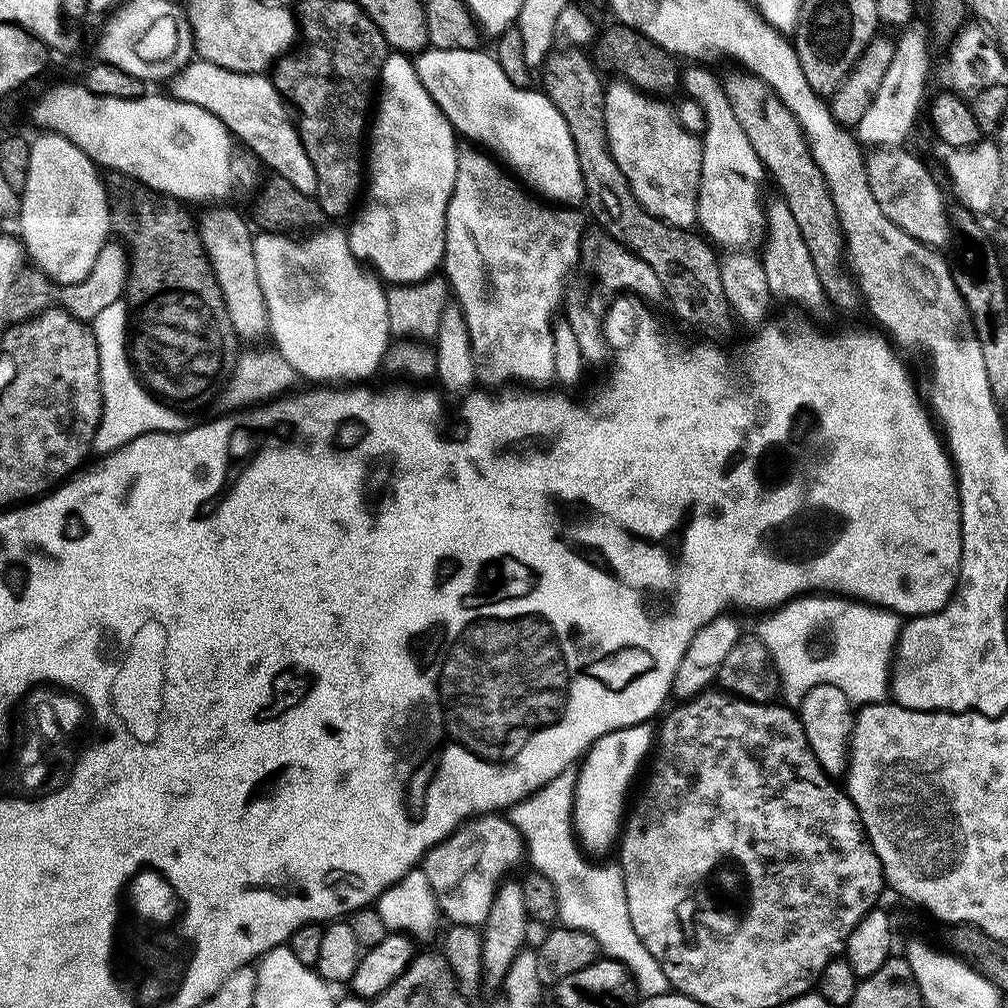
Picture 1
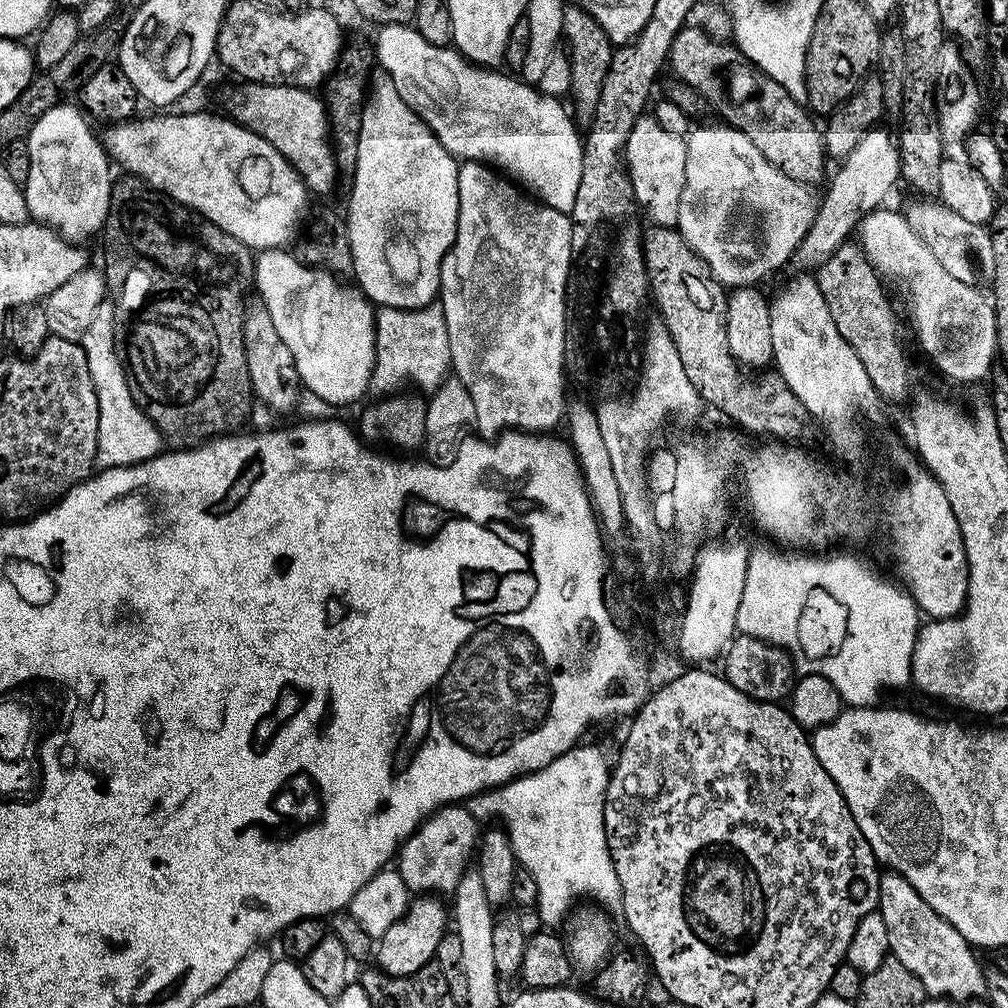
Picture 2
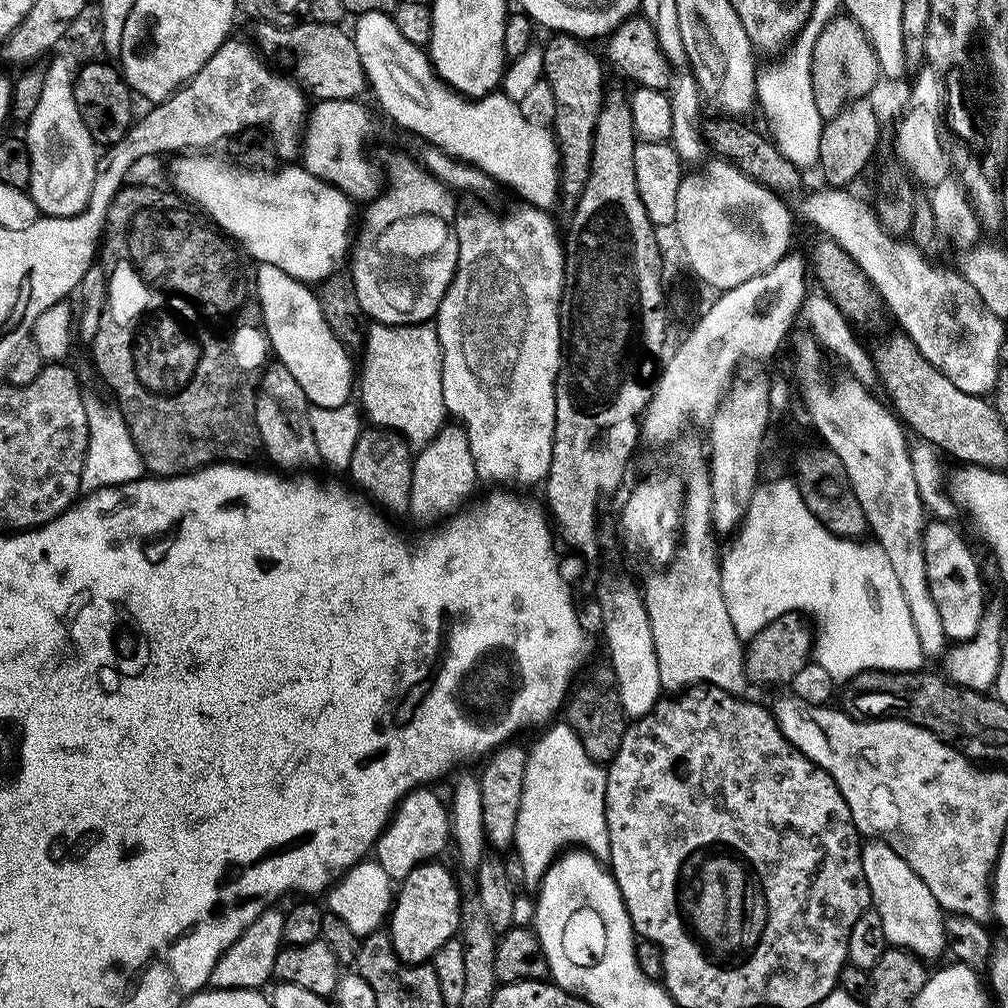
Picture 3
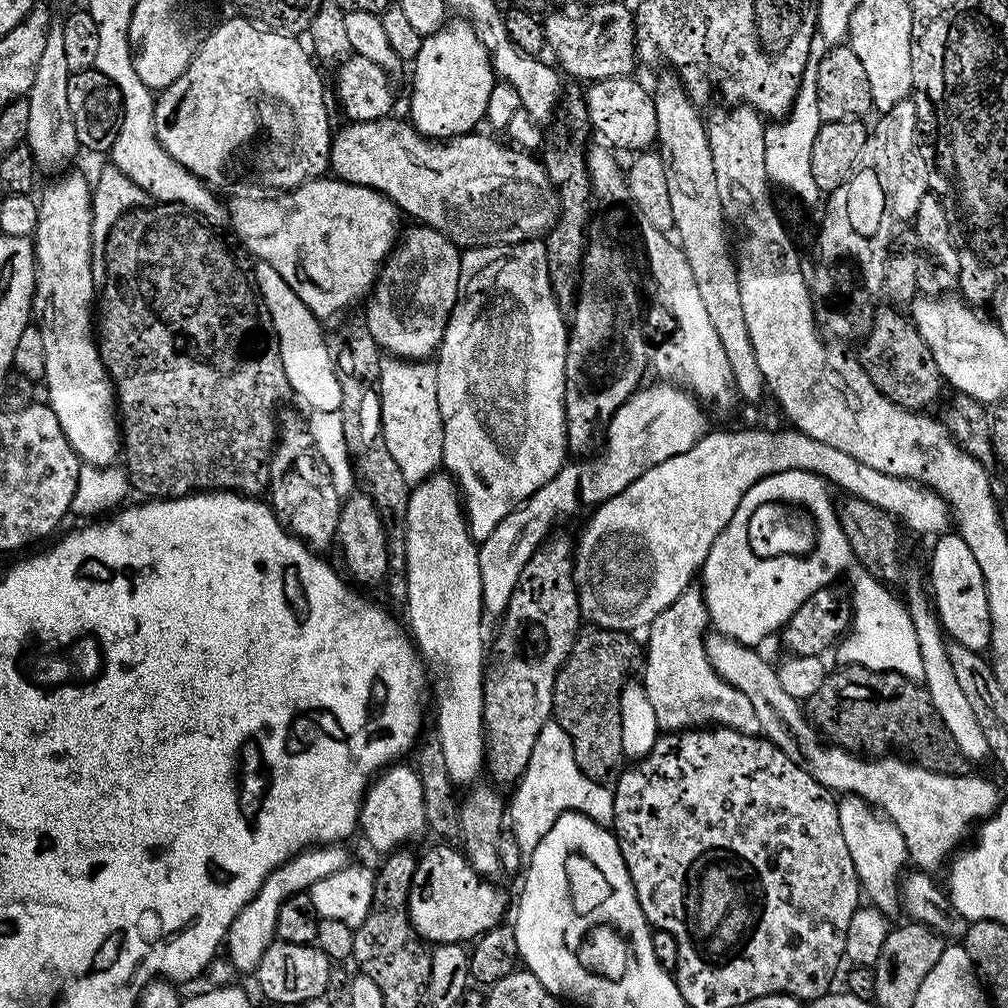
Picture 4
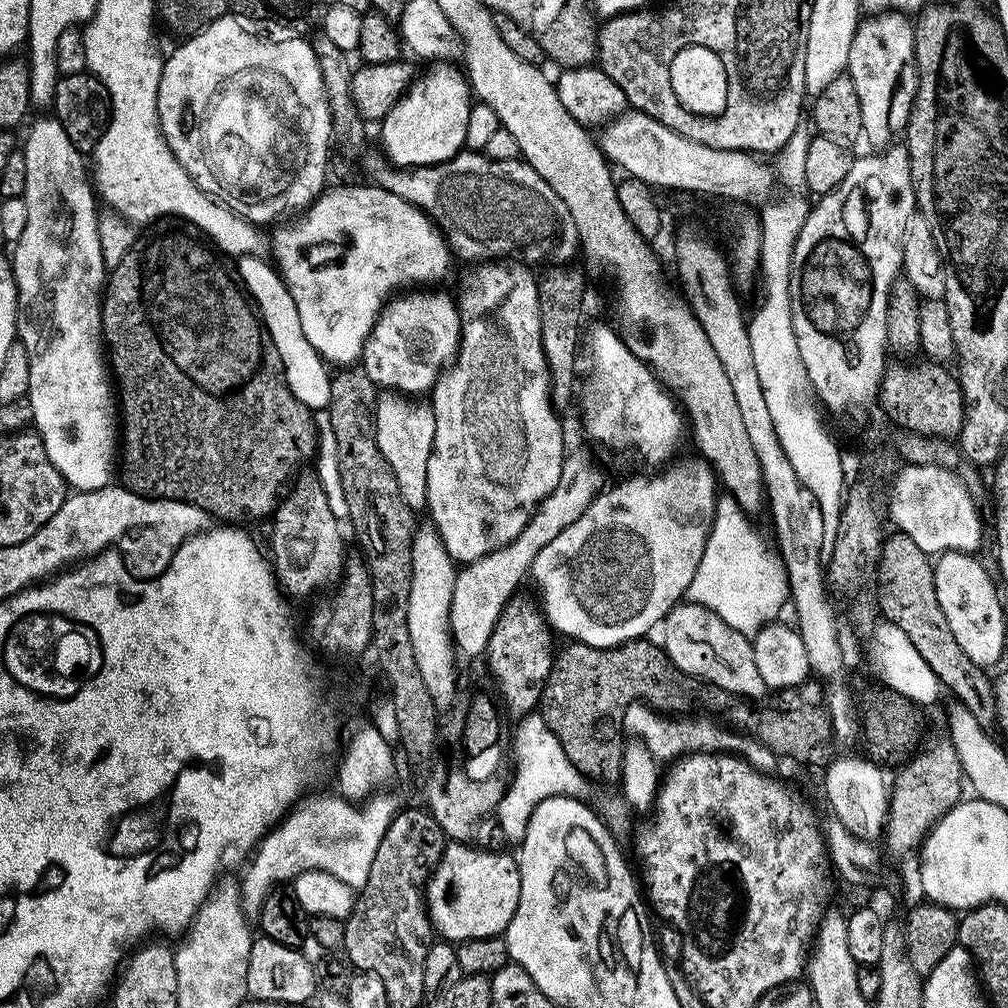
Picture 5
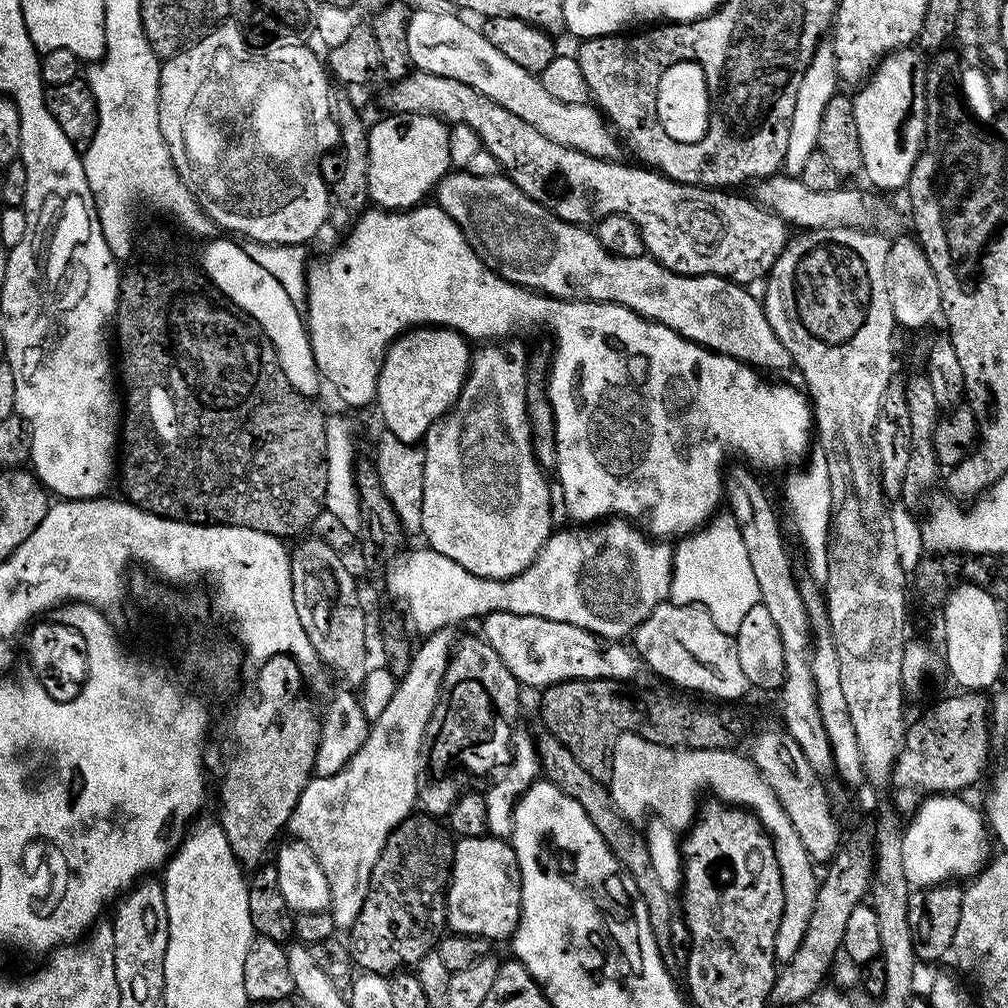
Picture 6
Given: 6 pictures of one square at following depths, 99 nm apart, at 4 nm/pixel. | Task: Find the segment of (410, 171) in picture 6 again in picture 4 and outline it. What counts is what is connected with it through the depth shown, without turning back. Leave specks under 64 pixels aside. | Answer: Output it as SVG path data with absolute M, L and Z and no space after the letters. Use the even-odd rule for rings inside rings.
M463 18L452 19L441 24L439 30L431 36L421 39L420 49L414 61L416 73L412 76L412 101L408 104L409 114L407 115L410 117L412 127L420 135L429 138L469 135L475 129L472 127L479 120L483 121L487 117L490 90L498 83L498 77L492 70L492 62L486 46L478 38L476 29Z

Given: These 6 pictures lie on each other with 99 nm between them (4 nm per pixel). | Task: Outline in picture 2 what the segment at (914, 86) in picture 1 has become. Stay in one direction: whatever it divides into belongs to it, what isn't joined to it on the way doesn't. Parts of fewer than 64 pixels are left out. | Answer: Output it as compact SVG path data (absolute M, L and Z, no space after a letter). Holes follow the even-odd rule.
M878 126L870 131L858 142L849 156L845 156L828 193L824 196L824 204L819 205L816 221L804 235L804 240L796 248L794 257L801 271L815 271L827 258L830 258L840 245L853 235L854 229L868 213L875 211L885 202L890 190L899 183L900 177L900 152L895 137Z

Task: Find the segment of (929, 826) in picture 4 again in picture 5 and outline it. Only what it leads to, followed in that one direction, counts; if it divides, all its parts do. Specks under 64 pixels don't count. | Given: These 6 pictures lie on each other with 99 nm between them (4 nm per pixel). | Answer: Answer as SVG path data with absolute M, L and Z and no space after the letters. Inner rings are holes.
M681 602L664 617L663 628L664 653L687 676L698 676L735 696L756 698L752 696L765 695L762 674L758 674L758 665L754 662L752 640L726 626L726 622L722 622L716 612L705 608L703 604Z

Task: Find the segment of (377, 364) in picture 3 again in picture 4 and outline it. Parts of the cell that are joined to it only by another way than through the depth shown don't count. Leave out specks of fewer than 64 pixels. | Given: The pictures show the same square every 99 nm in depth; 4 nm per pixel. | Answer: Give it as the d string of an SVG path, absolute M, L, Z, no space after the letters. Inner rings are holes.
M386 358L381 361L379 382L383 441L408 483L423 482L443 463L442 420L438 407L438 382L435 363Z

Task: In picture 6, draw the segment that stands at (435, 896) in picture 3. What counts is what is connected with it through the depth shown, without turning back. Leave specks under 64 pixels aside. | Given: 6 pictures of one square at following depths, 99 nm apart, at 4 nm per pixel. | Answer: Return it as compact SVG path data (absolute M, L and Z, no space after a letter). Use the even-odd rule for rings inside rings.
M485 834L478 838L459 837L450 869L446 893L446 924L453 933L462 936L479 936L489 942L507 941L520 920L520 882L515 865L516 851L507 839Z

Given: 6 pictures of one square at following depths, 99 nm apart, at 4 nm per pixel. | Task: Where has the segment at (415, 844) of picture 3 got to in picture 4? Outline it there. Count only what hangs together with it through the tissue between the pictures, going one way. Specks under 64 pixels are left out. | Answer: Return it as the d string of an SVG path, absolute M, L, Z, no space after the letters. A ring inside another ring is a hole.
M397 762L379 778L373 779L360 806L358 828L361 833L364 831L369 846L379 854L403 849L420 831L425 831L422 782L415 767L408 765L407 768L404 762Z

